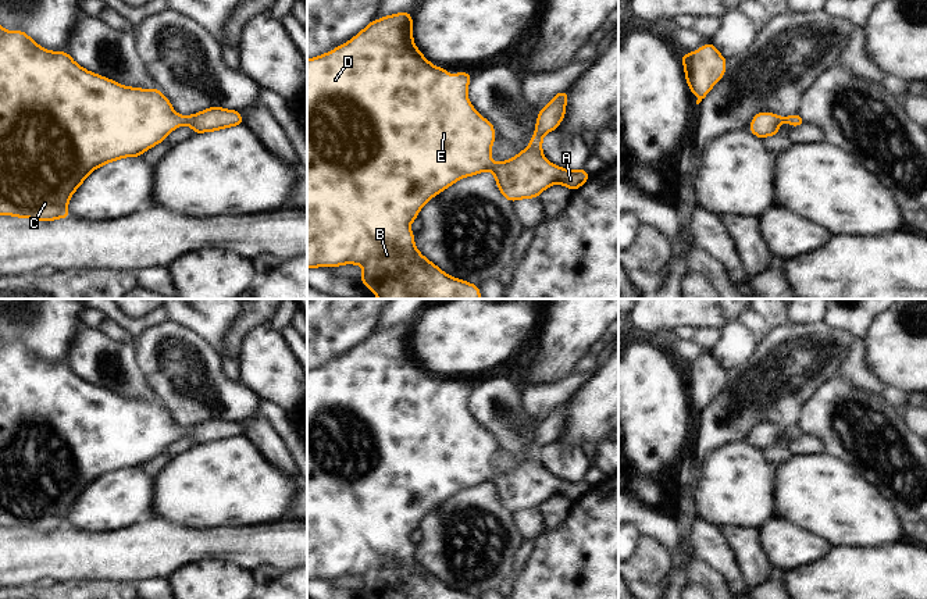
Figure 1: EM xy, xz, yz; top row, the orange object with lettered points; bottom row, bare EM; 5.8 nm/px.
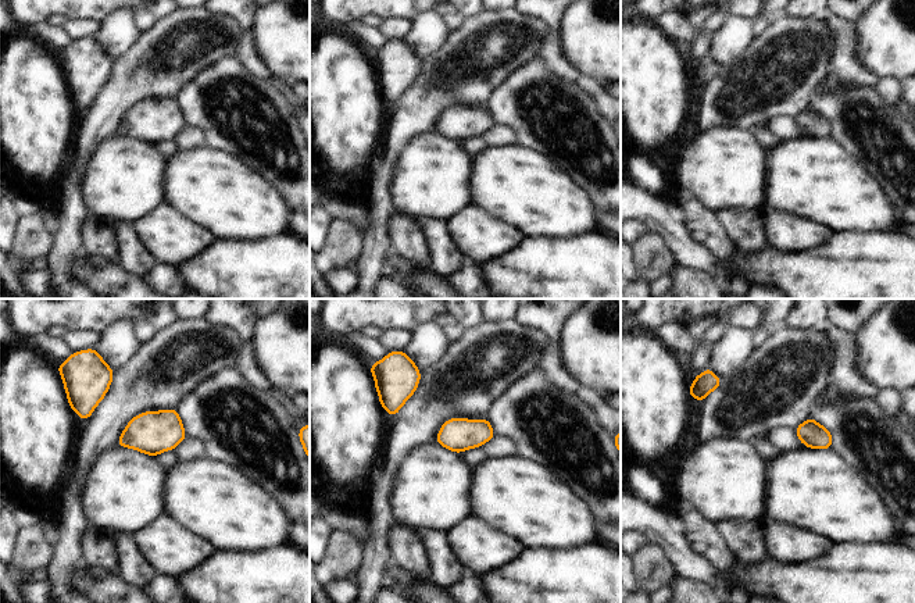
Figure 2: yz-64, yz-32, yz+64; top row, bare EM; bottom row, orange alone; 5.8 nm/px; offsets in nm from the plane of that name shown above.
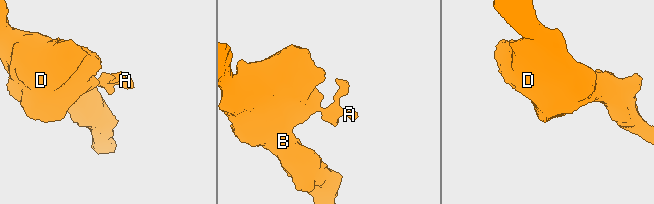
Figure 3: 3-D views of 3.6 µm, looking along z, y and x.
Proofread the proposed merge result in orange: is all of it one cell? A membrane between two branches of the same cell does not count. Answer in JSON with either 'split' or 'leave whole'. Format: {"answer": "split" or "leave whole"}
{"answer": "leave whole"}

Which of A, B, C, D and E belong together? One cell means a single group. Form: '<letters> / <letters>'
A B C D E

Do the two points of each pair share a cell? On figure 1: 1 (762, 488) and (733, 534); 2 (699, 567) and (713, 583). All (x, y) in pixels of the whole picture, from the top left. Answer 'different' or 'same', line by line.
1: different
2: same

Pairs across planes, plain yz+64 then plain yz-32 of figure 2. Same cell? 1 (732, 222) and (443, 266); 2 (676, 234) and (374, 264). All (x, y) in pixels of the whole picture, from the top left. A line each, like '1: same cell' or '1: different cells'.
1: same cell
2: different cells

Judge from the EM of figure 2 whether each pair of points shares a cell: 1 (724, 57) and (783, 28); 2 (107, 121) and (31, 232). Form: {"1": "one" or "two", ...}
{"1": "two", "2": "two"}

